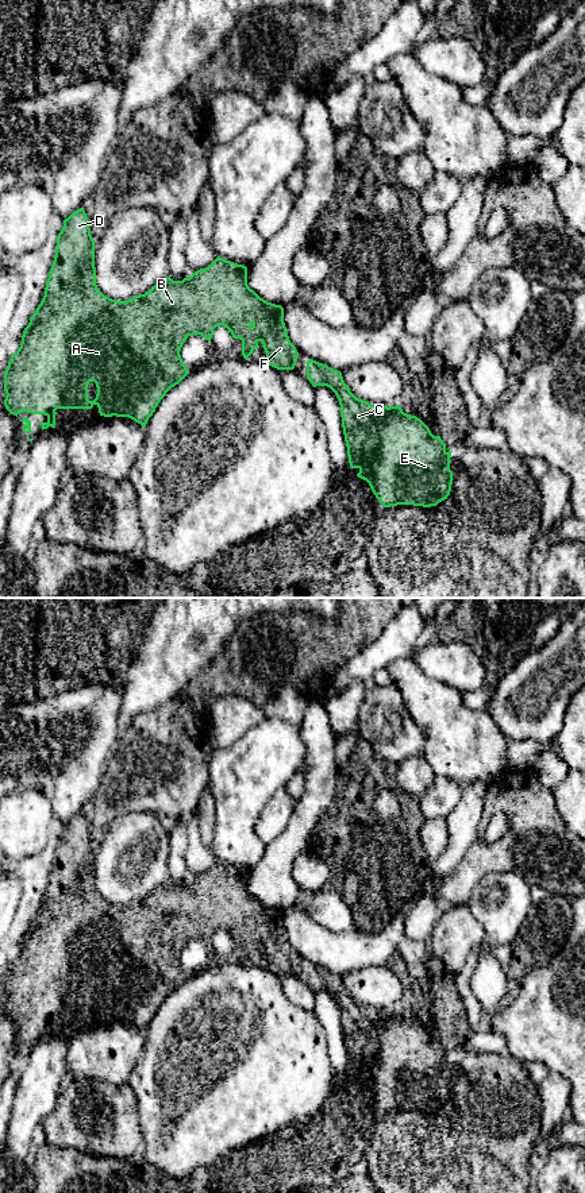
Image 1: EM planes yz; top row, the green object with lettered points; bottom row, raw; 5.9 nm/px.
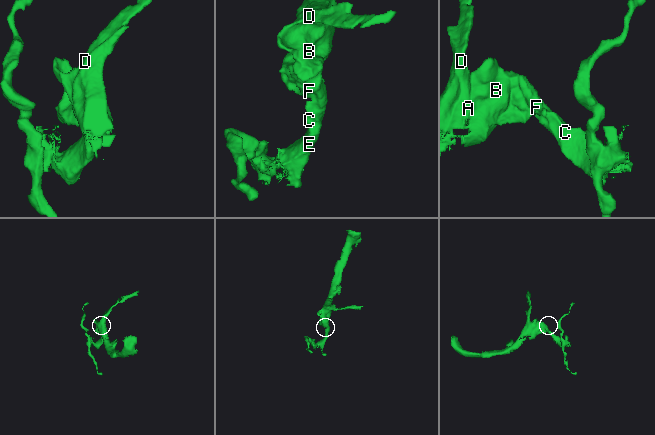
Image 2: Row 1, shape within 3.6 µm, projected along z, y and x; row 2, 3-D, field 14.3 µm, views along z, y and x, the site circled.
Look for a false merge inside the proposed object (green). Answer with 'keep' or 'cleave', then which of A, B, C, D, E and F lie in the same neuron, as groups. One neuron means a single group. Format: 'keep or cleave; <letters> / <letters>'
keep; A B C D E F

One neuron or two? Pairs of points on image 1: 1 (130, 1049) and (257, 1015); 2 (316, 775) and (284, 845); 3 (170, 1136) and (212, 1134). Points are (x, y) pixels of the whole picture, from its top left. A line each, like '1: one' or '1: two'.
1: two
2: one
3: one

